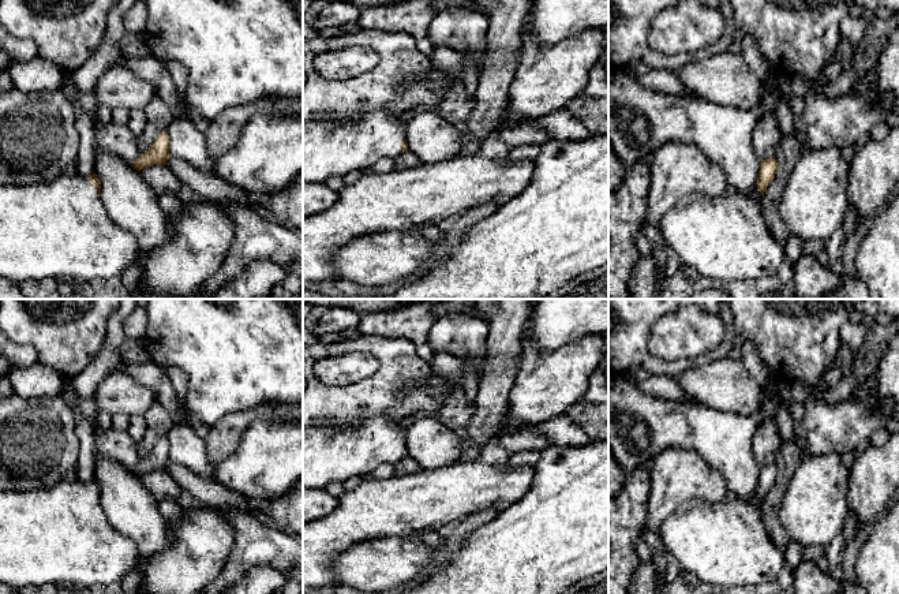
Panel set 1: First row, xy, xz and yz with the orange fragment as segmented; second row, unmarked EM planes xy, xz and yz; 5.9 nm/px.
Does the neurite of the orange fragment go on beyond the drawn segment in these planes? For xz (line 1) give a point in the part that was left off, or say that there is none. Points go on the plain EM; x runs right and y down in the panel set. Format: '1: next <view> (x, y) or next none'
1: next xz (332, 454)

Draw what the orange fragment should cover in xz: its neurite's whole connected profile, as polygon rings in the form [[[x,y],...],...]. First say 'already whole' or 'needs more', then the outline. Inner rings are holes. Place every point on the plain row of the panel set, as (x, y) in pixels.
needs more | [[[372,416],[360,426],[333,422],[303,430],[303,489],[325,489],[353,477],[371,475],[381,464],[396,464],[408,456],[405,432],[412,418]]]

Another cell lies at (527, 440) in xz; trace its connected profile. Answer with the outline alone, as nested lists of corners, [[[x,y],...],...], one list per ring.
[[[532,430],[499,433],[495,437],[499,445],[510,455],[522,451],[543,451],[551,447],[550,441],[544,436]]]

